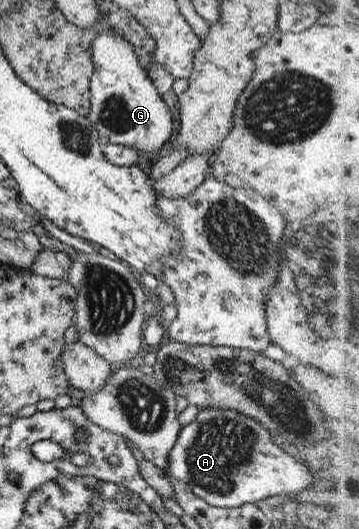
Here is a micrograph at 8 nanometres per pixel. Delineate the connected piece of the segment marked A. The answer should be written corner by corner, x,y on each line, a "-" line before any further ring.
200,409
189,424
180,427
168,456
166,474
217,508
307,496
309,484
313,482
303,463
296,462
269,440
267,429
256,420
229,409

